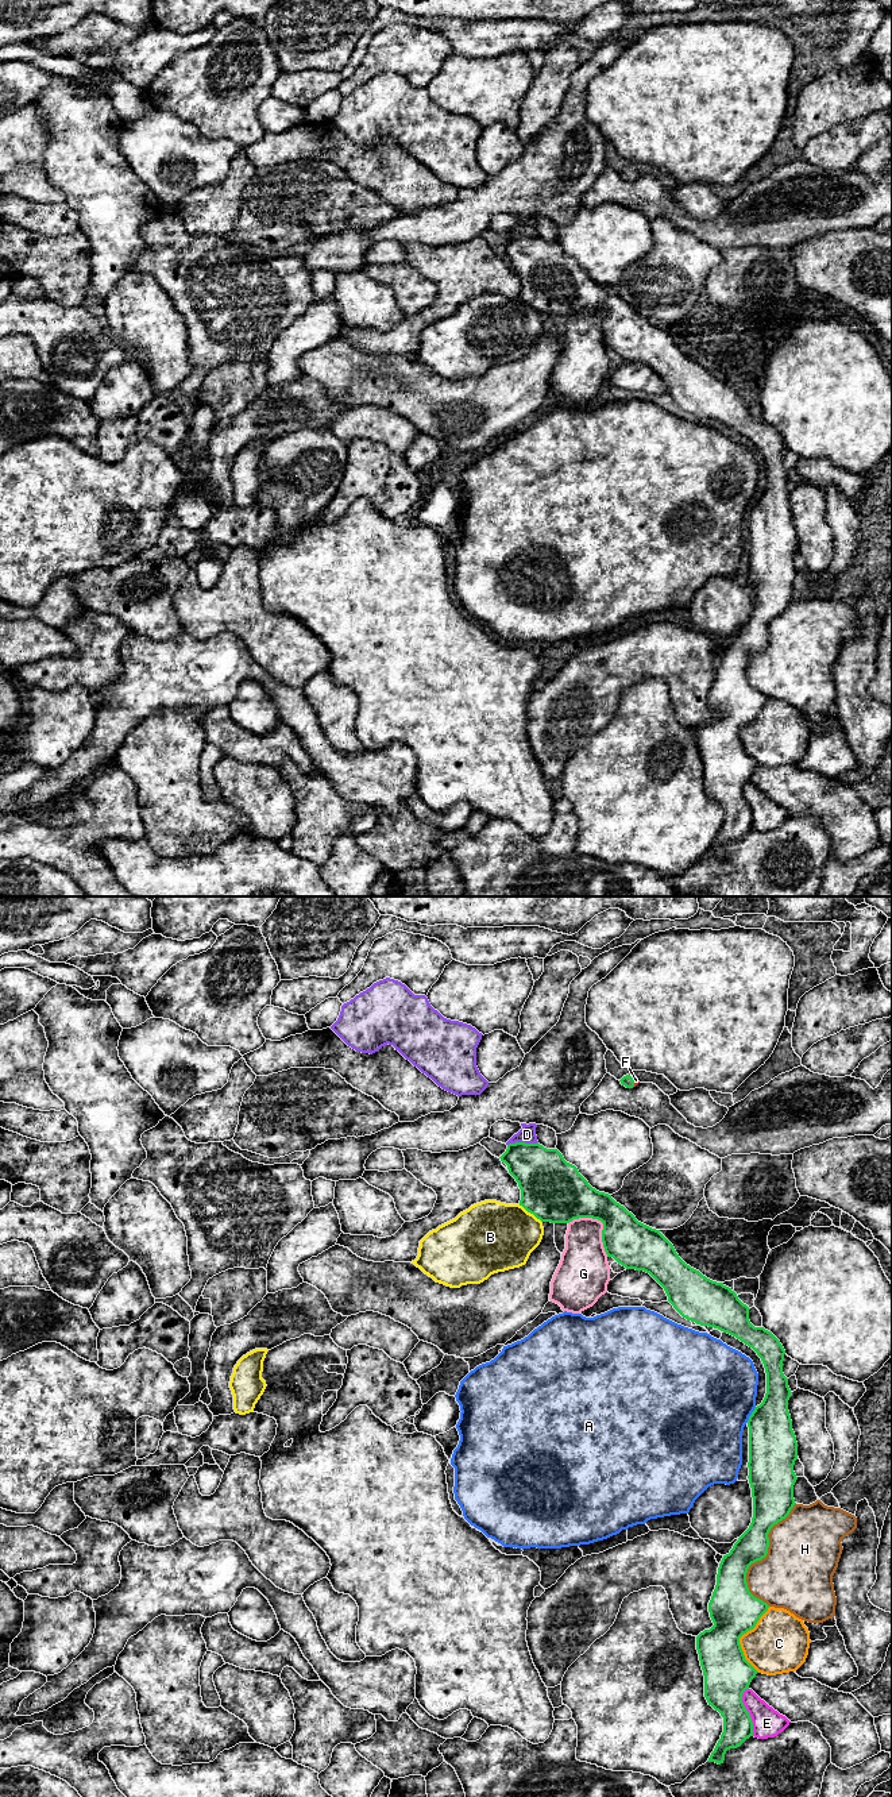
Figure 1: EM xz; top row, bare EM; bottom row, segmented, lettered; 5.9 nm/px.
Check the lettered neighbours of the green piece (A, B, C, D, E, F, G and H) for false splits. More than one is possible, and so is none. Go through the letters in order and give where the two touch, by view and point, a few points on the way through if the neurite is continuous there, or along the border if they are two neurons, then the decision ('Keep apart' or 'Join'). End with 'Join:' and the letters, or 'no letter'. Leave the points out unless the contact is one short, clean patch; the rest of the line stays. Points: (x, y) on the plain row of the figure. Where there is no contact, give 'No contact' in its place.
A: Touches green at xz (750, 508). Keep apart
B: Touches green at xz (531, 305). Keep apart
C: Touches green at xz (740, 729). Keep apart
D: Touches green at xz (522, 235). Keep apart
E: Touches green at xz (748, 805). Keep apart
F: Touches green at xz (633, 173). Path across: xz (628, 174), (633, 173), (636, 173). Join
G: Touches green at xz (602, 315). Keep apart
H: Touches green at xz (763, 650). Keep apart
Join: F

